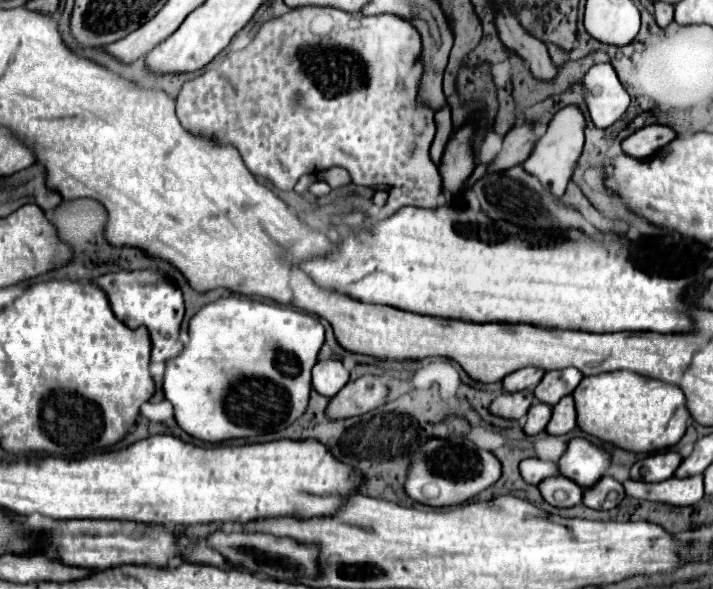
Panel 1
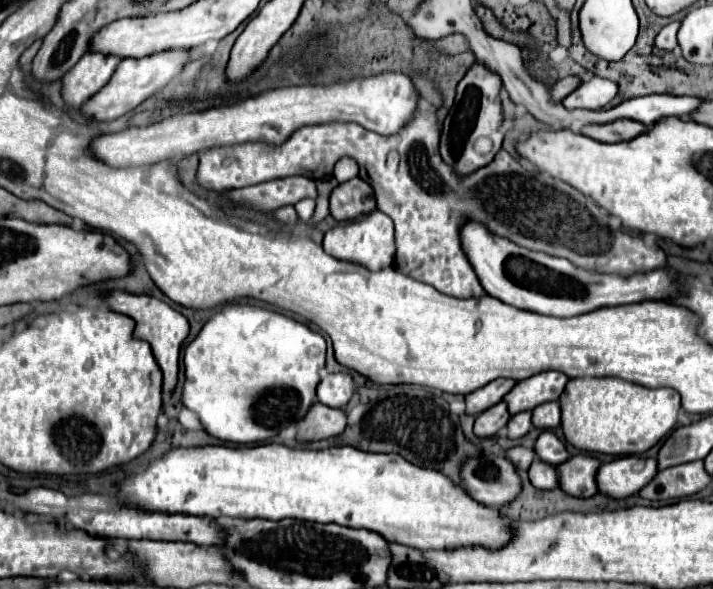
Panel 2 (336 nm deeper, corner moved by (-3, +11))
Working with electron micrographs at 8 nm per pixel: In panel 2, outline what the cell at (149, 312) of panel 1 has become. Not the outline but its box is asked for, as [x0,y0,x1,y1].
[105,291,189,393]

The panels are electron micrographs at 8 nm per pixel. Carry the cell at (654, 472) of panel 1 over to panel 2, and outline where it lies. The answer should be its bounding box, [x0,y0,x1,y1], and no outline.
[595,455,657,499]

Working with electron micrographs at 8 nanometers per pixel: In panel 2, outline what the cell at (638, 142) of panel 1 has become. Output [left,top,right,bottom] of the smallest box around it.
[581,119,645,143]

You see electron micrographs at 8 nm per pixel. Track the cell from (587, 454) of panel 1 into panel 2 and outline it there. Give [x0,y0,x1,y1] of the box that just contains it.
[533,431,569,465]

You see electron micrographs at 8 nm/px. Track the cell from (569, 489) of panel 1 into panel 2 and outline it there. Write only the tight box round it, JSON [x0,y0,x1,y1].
[529,459,559,489]

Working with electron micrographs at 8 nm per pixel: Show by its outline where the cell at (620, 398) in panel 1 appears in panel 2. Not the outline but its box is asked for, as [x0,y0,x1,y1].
[559,377,681,455]

